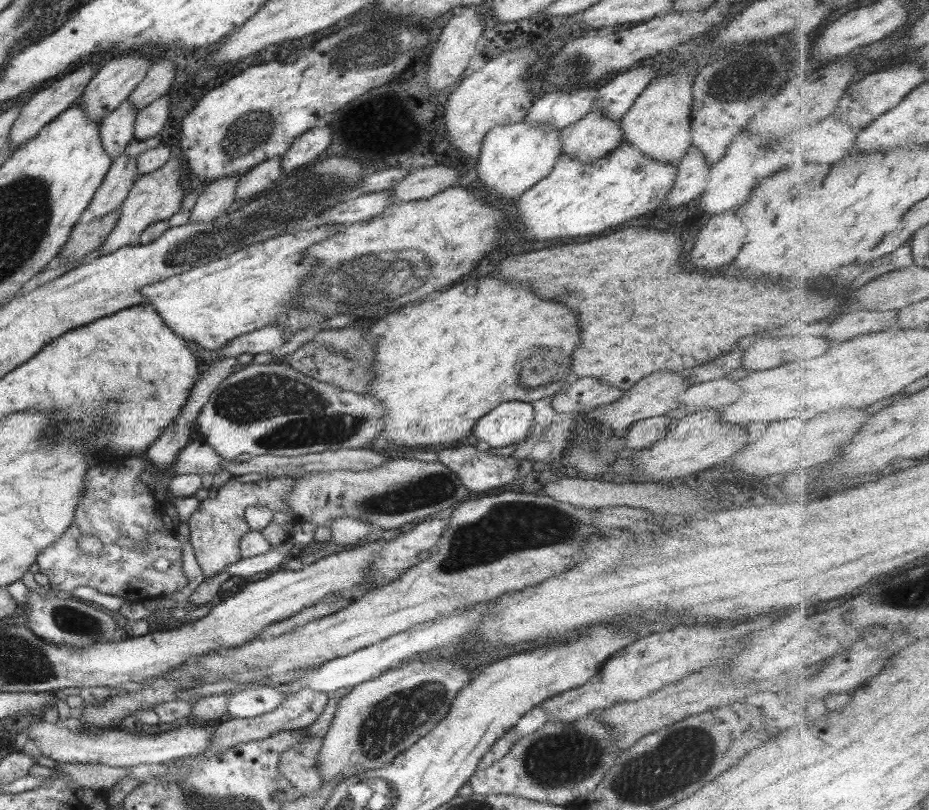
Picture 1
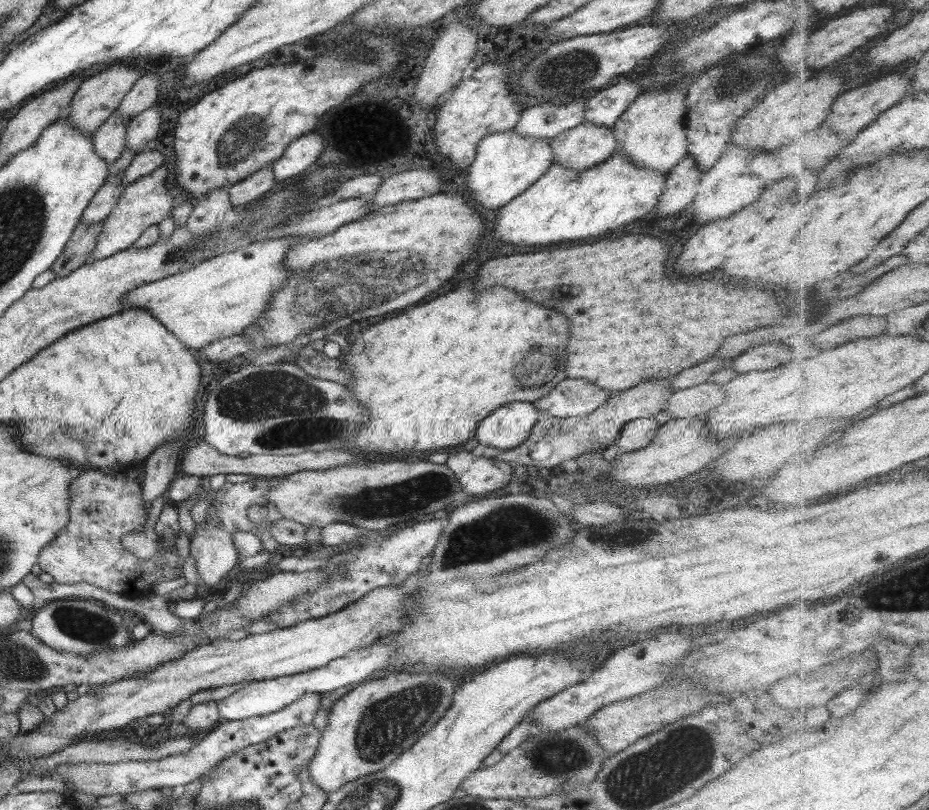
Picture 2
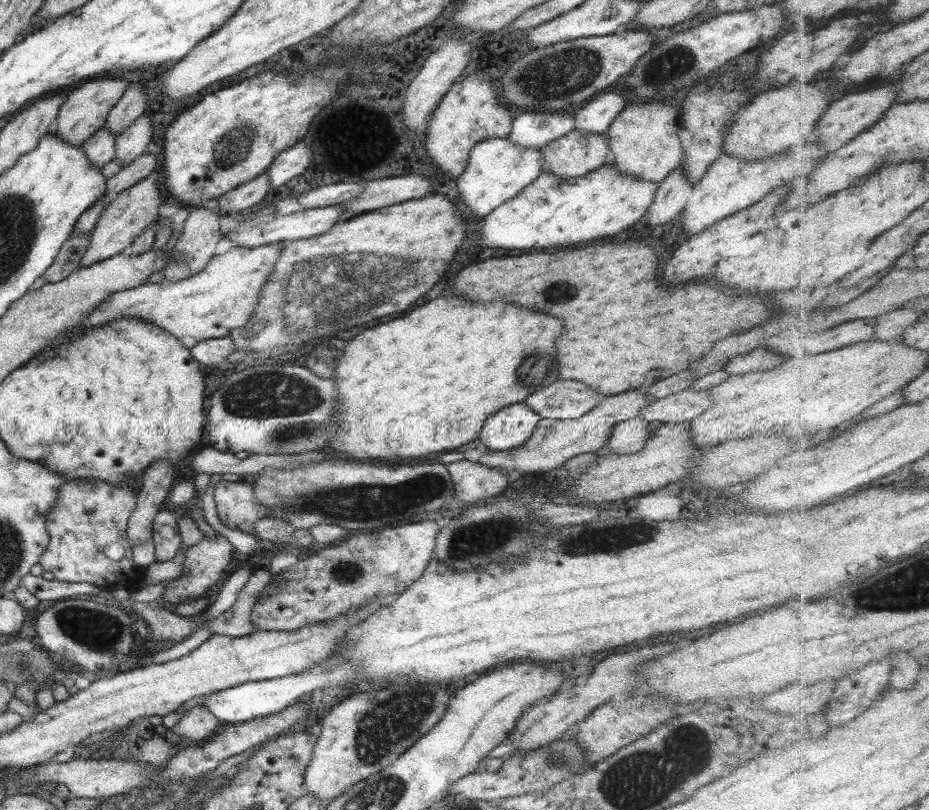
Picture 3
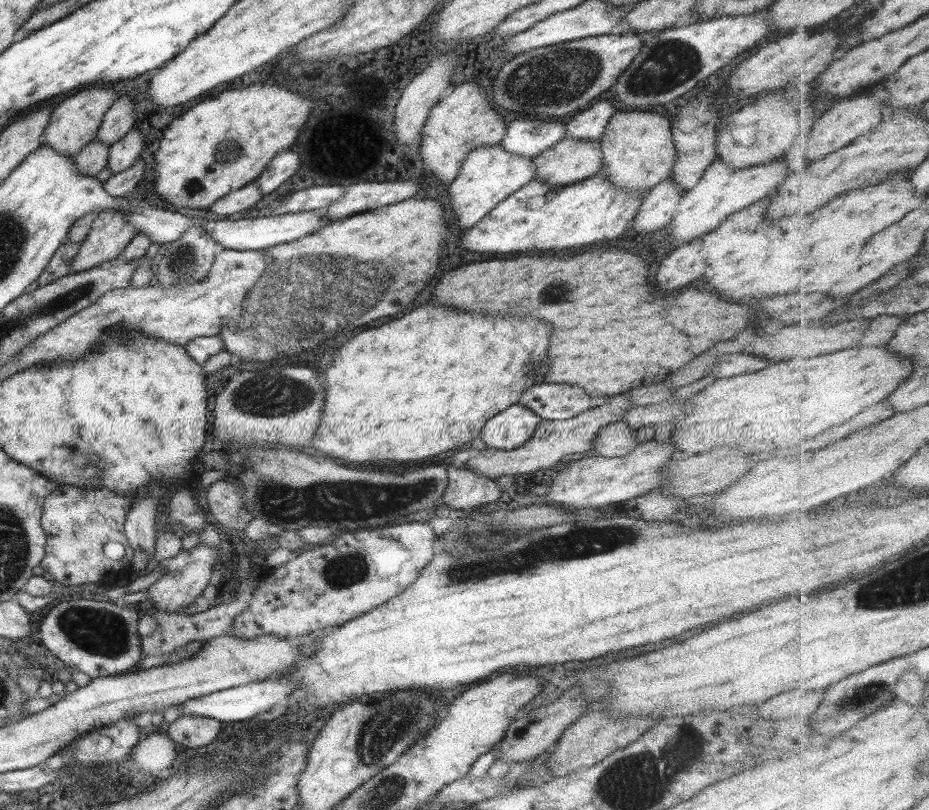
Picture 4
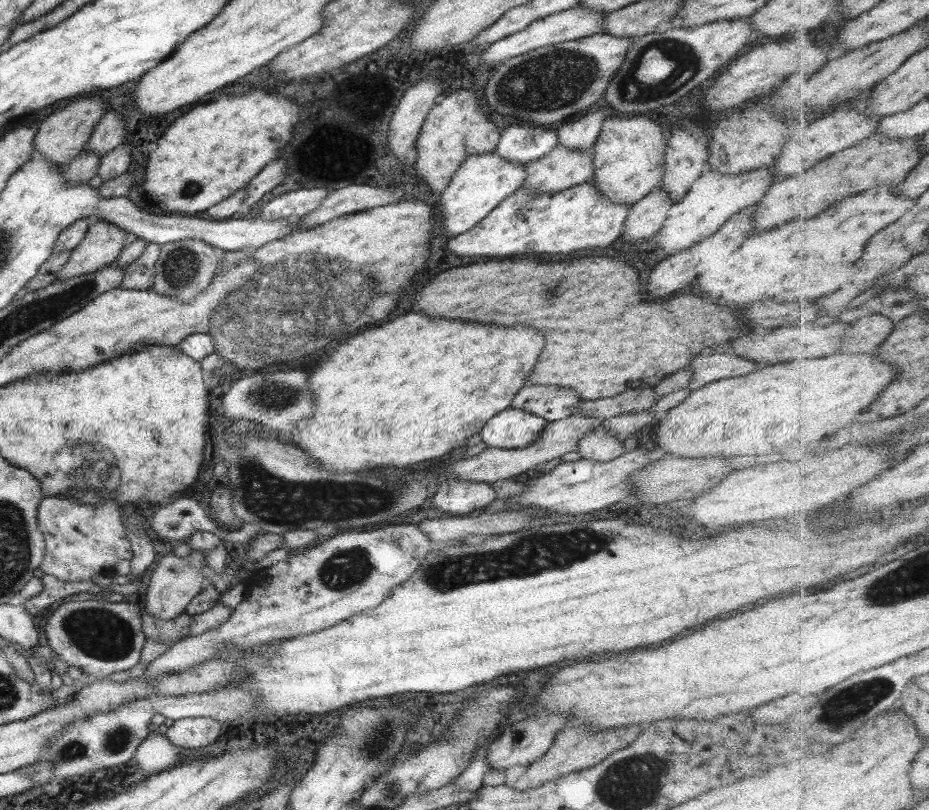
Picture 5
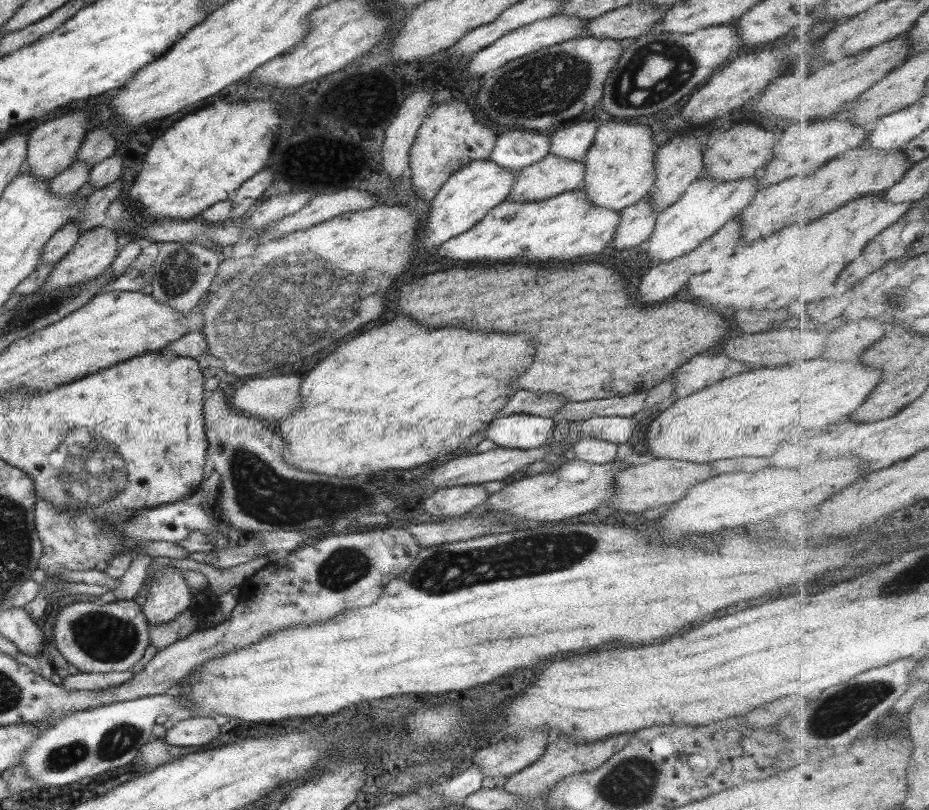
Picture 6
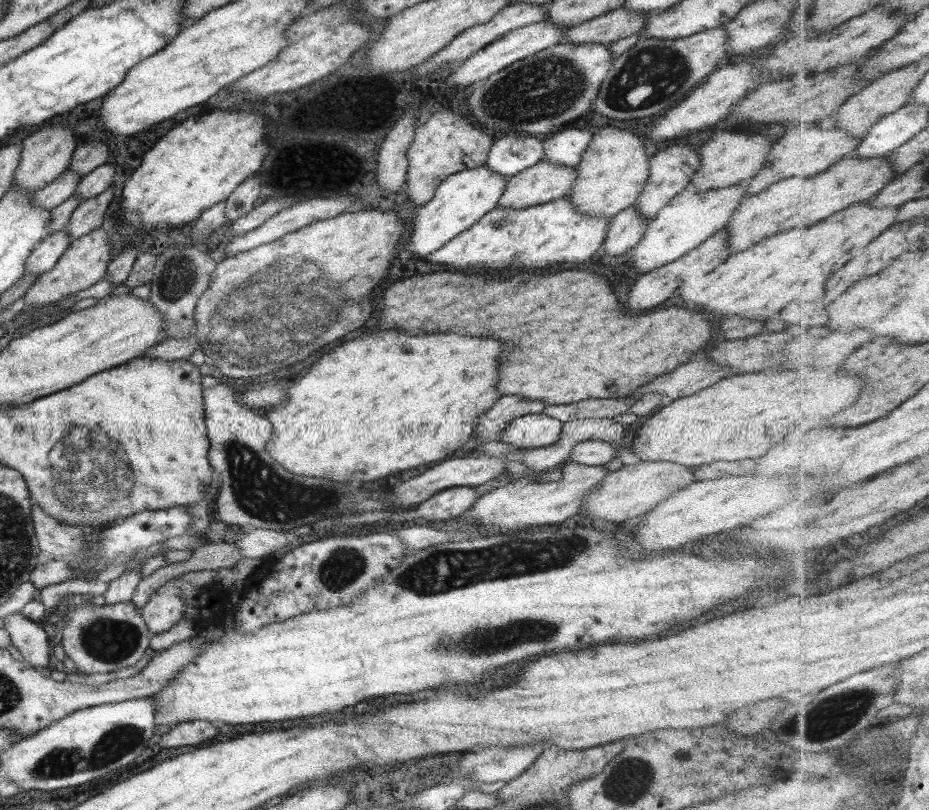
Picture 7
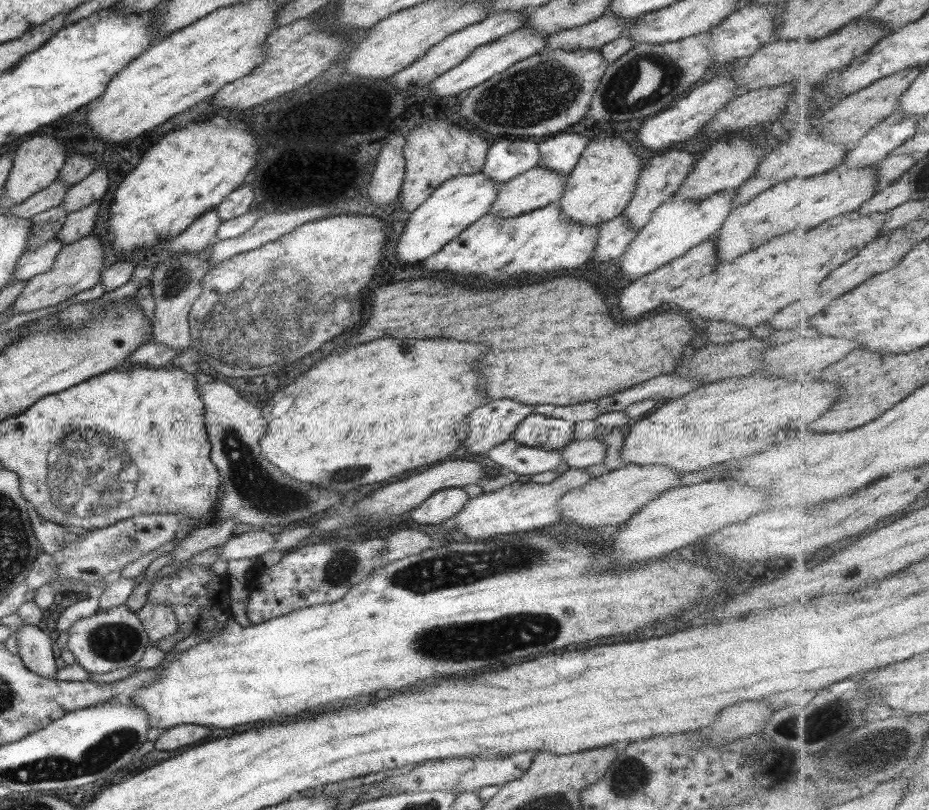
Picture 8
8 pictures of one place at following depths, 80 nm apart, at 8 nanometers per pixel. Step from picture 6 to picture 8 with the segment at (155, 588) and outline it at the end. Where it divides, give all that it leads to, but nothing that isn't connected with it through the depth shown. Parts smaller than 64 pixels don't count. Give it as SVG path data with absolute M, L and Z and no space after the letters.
M146 601L135 613L147 633L149 646L155 647L158 640L172 635L179 628L174 610L169 605Z

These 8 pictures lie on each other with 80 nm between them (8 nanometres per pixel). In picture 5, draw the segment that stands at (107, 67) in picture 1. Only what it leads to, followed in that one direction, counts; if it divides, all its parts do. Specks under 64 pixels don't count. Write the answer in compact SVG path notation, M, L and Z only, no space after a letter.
M88 95L86 98L81 97L68 102L39 123L38 131L33 139L33 156L47 159L50 163L64 168L74 156L84 149L94 126L103 115L103 100L100 97Z

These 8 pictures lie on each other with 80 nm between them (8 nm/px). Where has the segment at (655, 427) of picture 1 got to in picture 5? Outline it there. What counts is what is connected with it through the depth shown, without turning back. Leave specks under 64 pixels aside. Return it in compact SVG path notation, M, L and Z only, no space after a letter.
M601 426L585 433L579 439L578 453L583 459L605 462L613 460L625 452L622 440Z

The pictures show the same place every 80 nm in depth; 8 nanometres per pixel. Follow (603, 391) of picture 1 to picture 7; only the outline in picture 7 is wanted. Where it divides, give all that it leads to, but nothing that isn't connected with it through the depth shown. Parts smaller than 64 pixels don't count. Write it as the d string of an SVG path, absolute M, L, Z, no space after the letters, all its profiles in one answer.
M517 395L499 397L489 410L476 418L475 452L482 443L499 441L500 432L510 420L524 414L541 414L547 405L543 401L523 399Z

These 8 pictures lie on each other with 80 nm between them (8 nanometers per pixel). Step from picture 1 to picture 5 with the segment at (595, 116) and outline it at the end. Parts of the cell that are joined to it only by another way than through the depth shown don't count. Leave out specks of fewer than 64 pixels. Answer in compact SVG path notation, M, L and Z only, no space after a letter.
M557 145L545 156L525 164L526 177L521 188L551 194L587 183L592 178L592 160L591 149L575 150Z

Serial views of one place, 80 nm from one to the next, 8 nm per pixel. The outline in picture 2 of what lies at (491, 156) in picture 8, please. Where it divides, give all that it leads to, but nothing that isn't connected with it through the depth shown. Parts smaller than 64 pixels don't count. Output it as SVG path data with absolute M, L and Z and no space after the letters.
M588 95L565 103L542 102L522 110L513 130L521 136L552 139L561 131L581 124Z

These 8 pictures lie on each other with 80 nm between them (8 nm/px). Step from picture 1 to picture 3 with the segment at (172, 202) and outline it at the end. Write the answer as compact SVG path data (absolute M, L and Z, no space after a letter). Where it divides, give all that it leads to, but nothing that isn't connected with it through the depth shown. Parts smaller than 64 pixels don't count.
M152 171L131 188L112 195L108 205L101 213L99 221L95 222L95 227L89 236L87 251L83 253L83 259L79 260L81 268L87 268L91 264L96 264L101 260L106 260L121 253L143 231L151 227L151 223L157 219L157 210L164 202L163 198L161 198L161 192L159 192L157 178L159 178L159 174Z

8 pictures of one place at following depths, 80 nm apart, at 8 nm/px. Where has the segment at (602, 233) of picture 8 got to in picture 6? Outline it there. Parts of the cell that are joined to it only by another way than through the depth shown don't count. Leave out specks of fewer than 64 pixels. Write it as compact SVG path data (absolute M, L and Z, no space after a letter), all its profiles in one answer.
M642 199L619 210L619 225L614 232L611 246L615 246L617 250L629 246L642 246L651 236L658 214L645 203L647 200Z

